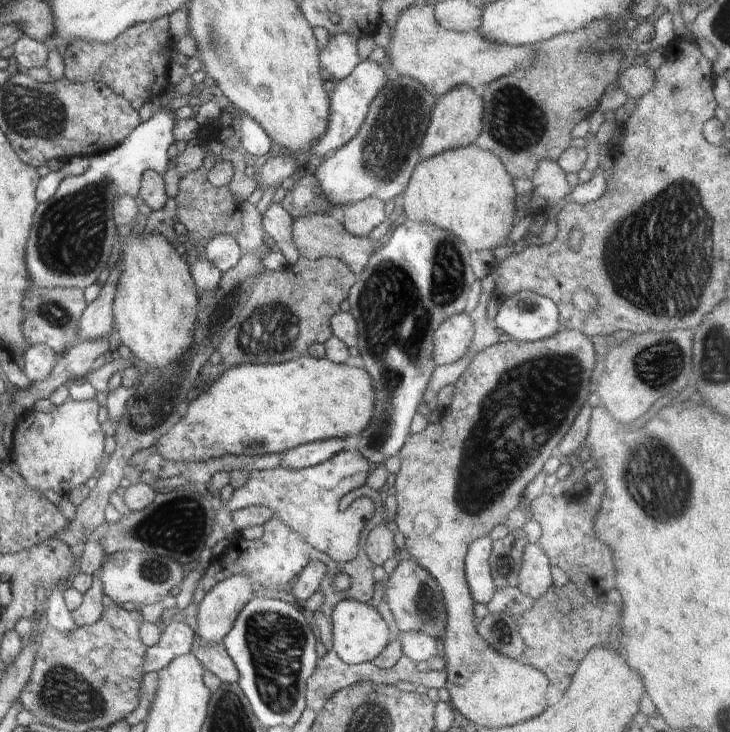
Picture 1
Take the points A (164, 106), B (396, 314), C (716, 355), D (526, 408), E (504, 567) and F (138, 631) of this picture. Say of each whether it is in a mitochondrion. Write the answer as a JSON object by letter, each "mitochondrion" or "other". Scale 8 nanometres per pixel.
{"A":"other","B":"mitochondrion","C":"mitochondrion","D":"mitochondrion","E":"mitochondrion","F":"other"}

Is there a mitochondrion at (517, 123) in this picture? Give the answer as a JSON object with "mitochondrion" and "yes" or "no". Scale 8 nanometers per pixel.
{"mitochondrion":"yes"}

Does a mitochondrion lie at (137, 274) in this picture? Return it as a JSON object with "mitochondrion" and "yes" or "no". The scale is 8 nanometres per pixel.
{"mitochondrion":"no"}

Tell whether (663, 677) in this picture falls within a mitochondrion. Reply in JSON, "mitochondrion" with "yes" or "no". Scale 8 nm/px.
{"mitochondrion":"no"}

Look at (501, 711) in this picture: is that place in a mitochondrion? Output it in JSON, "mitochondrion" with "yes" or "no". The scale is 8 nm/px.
{"mitochondrion":"no"}

